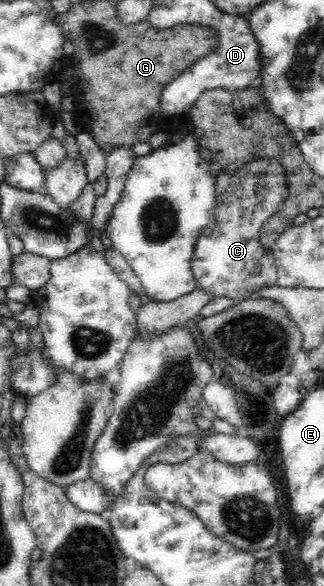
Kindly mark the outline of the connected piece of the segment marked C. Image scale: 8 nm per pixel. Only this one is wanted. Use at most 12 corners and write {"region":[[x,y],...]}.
{"region":[[260,158],[216,177],[195,243],[196,289],[242,300],[274,286],[260,228],[287,195]]}

